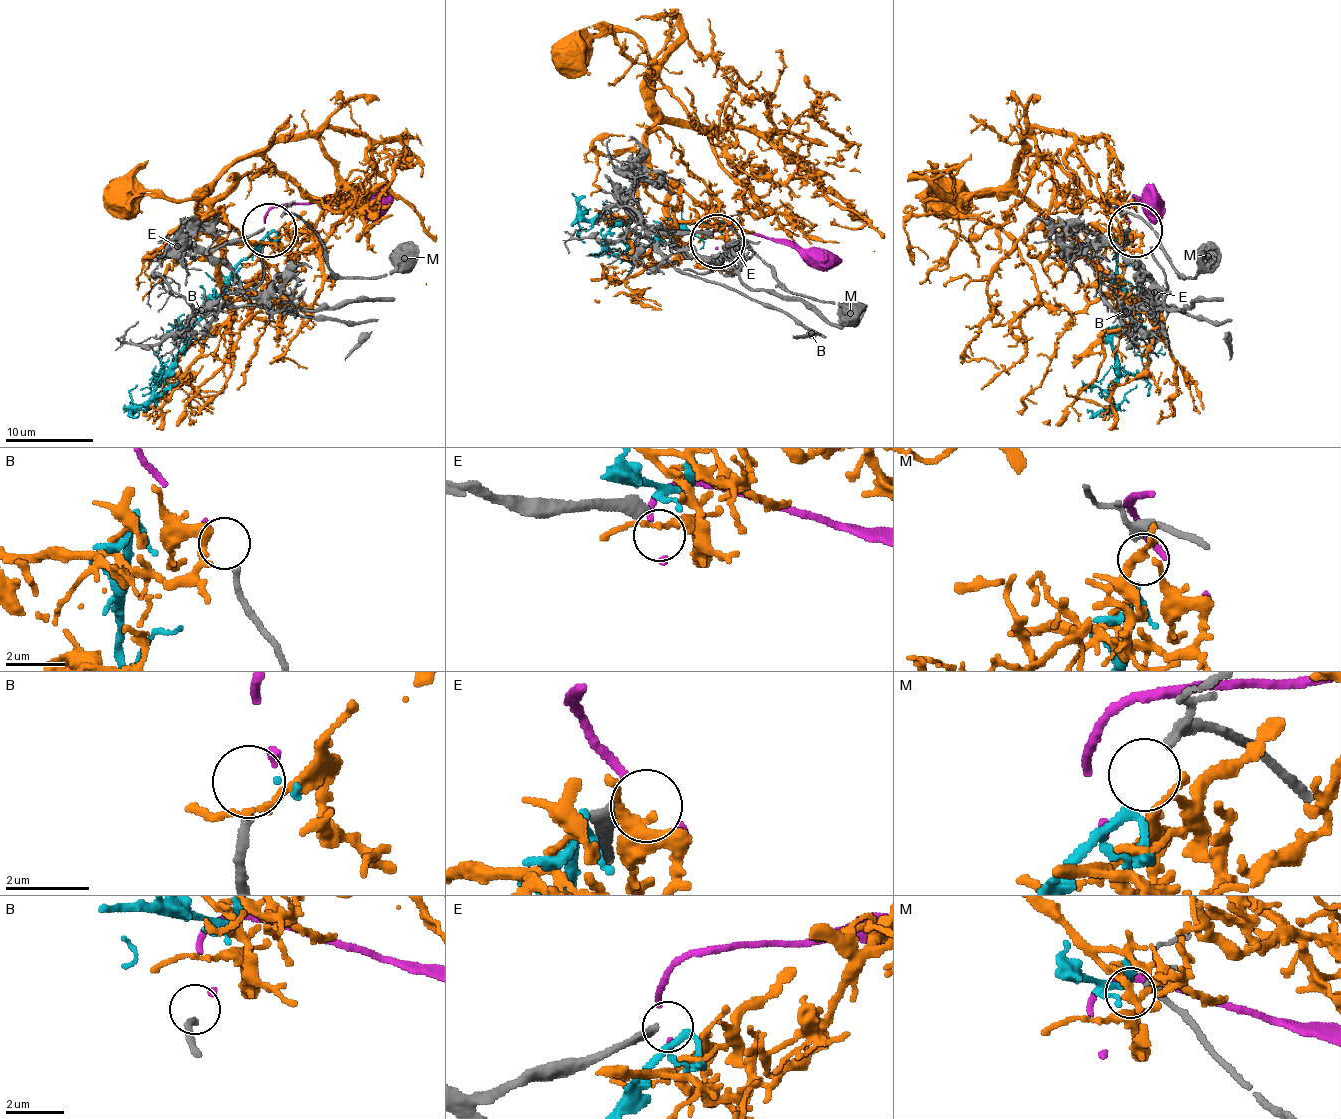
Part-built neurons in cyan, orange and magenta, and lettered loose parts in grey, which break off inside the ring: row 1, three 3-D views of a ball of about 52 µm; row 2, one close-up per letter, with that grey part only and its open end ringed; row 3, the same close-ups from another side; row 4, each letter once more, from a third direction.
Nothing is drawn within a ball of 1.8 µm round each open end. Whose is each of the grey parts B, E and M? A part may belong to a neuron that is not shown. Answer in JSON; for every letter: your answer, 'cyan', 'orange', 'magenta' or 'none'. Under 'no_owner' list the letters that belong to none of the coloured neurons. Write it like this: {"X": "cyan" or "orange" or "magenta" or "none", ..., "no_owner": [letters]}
{"B": "magenta", "E": "none", "M": "cyan", "no_owner": ["E"]}

